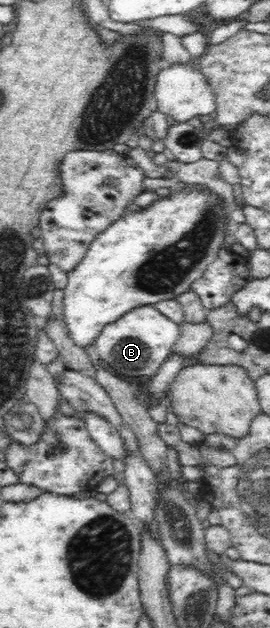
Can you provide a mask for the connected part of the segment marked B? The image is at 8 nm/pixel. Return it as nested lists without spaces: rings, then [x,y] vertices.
[[[152,305],[132,309],[116,322],[105,324],[94,345],[98,356],[122,376],[154,376],[170,356],[172,345],[180,334],[179,324],[164,316]]]

